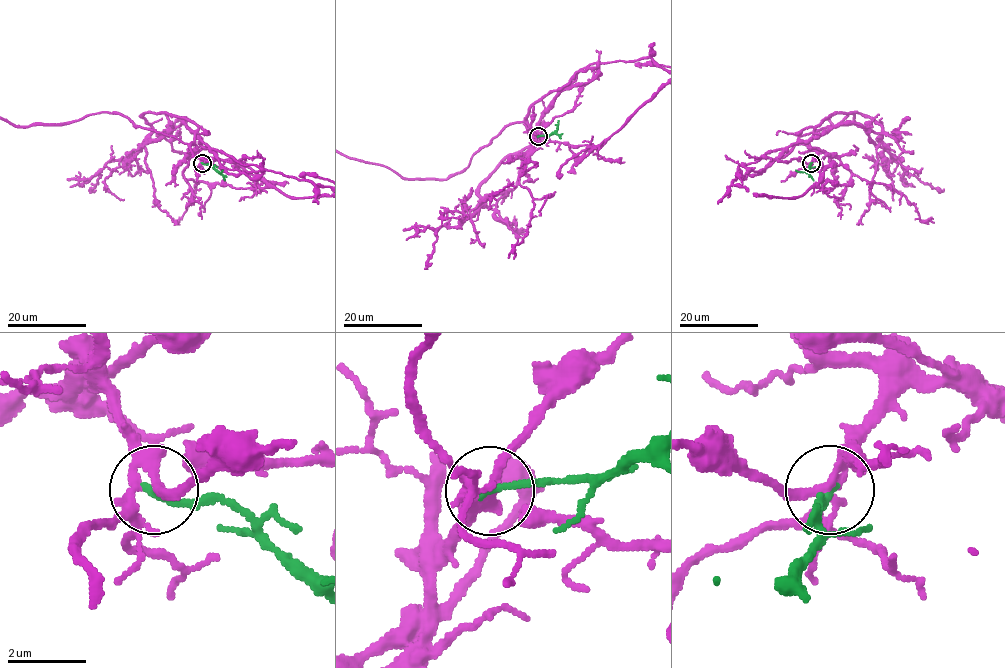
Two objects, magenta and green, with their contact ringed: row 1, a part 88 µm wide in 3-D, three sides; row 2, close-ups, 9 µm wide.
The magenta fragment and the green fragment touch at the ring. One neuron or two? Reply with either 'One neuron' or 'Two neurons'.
One neuron

